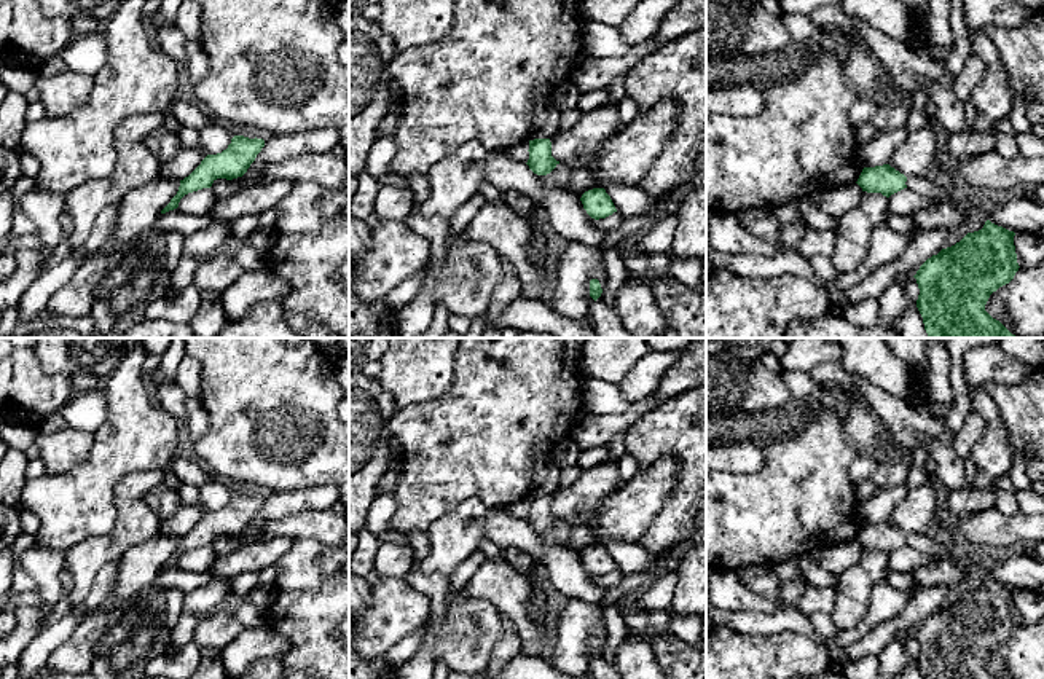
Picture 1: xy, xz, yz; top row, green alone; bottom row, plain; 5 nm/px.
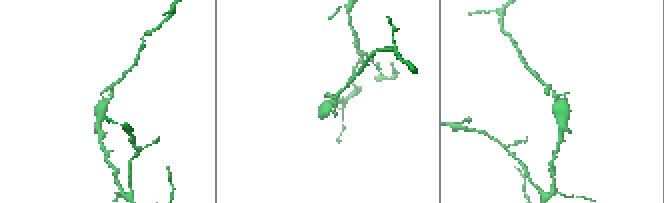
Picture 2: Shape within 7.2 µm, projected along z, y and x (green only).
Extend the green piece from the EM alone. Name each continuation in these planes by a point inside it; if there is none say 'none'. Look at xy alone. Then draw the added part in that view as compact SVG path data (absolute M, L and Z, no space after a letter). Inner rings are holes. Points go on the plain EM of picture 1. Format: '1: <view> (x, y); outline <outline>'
none

